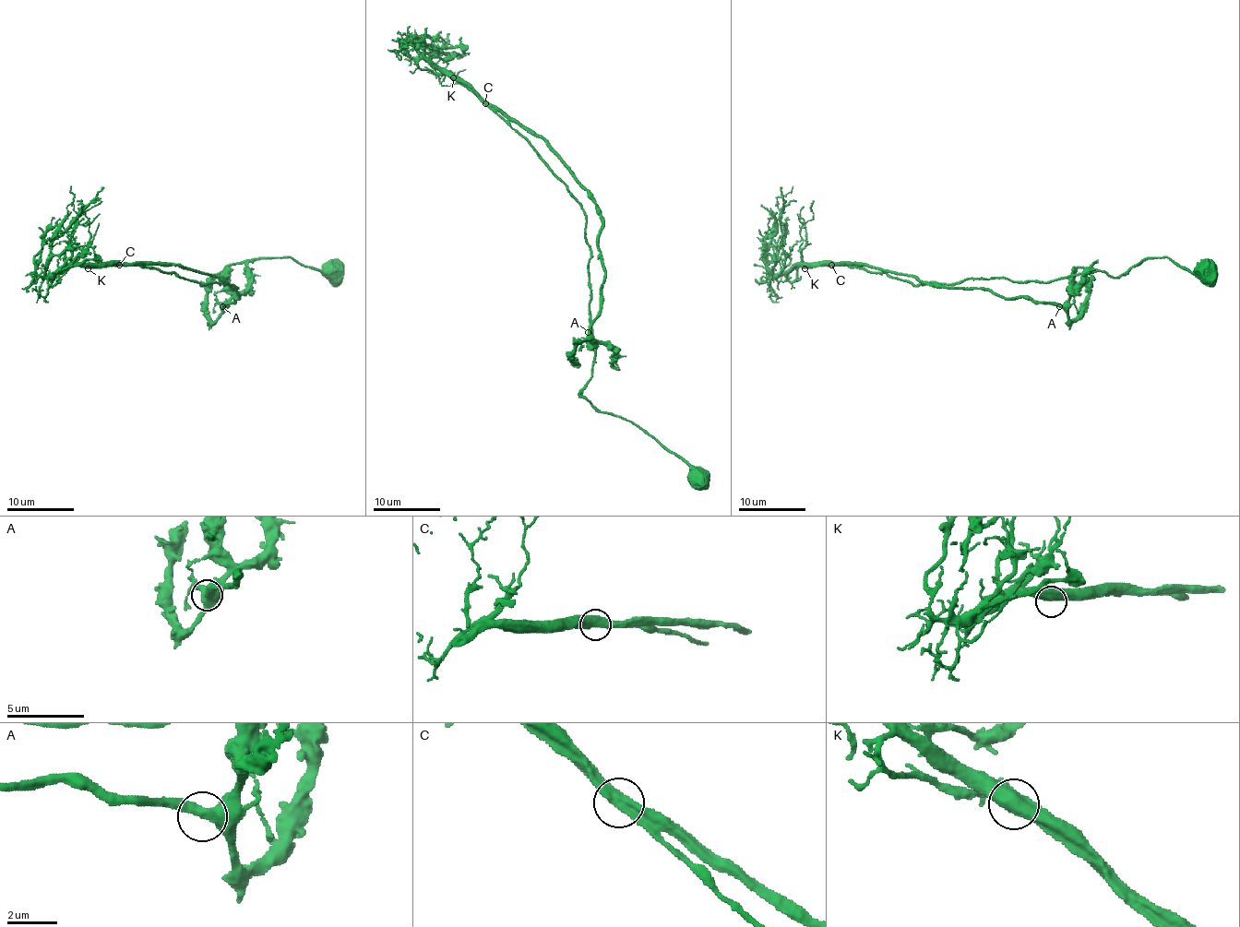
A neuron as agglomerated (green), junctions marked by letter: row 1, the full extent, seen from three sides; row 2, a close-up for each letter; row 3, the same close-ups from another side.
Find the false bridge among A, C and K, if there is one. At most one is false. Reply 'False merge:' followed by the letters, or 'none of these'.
False merge: none of these

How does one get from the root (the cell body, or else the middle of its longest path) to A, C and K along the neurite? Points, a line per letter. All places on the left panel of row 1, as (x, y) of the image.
A: (336, 270), (320, 271), (289, 256), (231, 263), (216, 275), (229, 273), (231, 296), (222, 306)
C: (336, 270), (259, 256), (227, 265), (216, 275), (229, 273), (220, 283), (199, 285), (119, 265)
K: (336, 270), (259, 256), (227, 265), (216, 275), (229, 273), (220, 283), (199, 285), (137, 265), (88, 268)

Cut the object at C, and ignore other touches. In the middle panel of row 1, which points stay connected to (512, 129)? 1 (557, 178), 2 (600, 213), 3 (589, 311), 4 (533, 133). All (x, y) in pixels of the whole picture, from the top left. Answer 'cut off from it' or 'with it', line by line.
1: with it
2: cut off from it
3: with it
4: cut off from it

